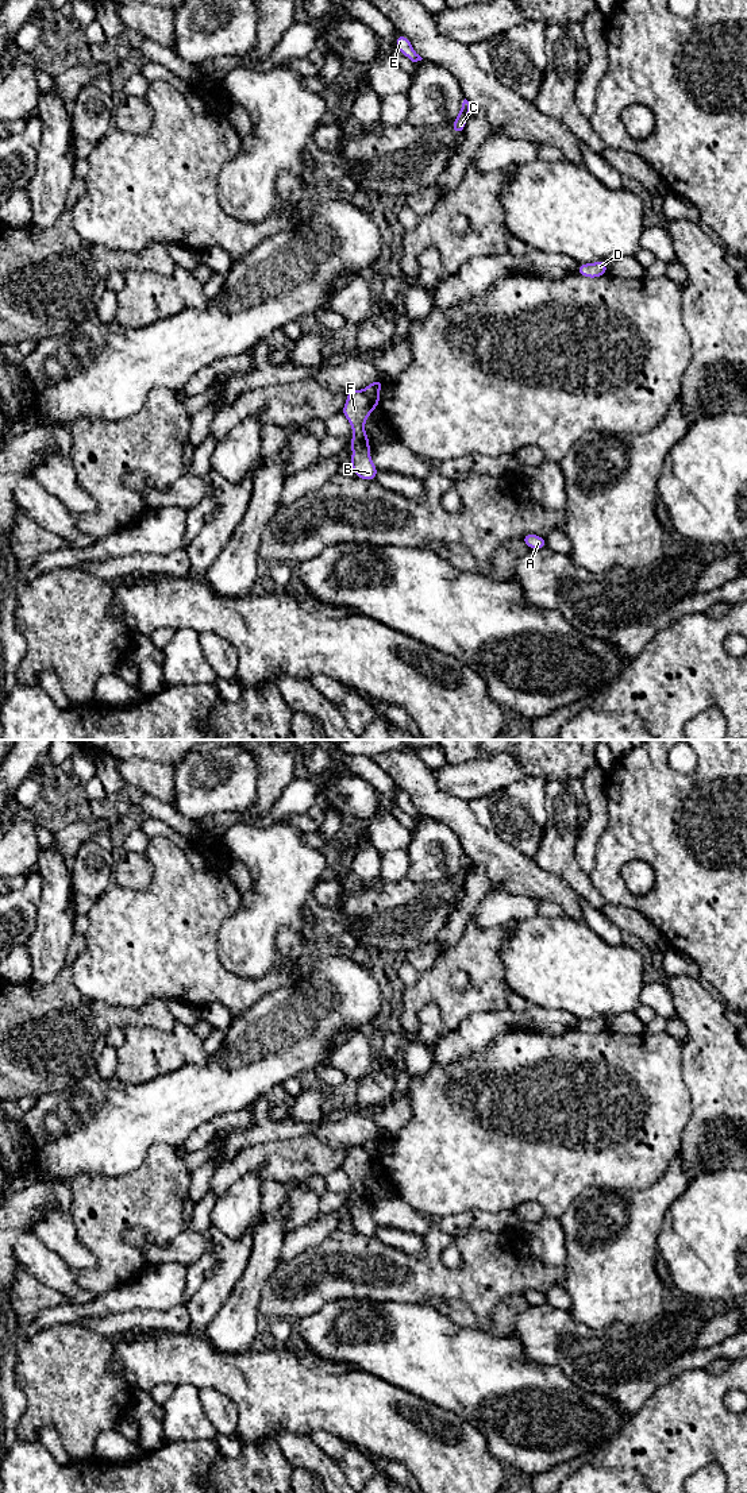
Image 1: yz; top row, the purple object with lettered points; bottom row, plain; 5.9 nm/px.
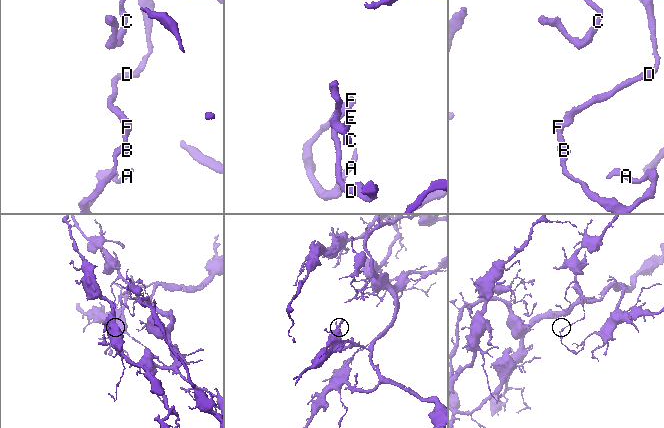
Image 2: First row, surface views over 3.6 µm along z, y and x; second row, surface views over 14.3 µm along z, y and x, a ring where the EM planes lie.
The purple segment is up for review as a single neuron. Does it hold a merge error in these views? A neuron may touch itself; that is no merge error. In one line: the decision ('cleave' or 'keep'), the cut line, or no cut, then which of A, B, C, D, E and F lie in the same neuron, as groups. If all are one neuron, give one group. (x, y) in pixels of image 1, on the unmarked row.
cleave | yz (362, 1146), (373, 1164) | A B F / C D E

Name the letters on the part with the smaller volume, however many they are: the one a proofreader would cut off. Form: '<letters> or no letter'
A, B, F

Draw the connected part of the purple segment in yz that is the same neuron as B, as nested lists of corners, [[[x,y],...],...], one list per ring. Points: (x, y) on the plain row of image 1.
[[[350,1146],[340,1168],[349,1176],[354,1189],[350,1197],[353,1207],[351,1224],[357,1234],[365,1237],[374,1237],[378,1230],[370,1214],[370,1199],[365,1188],[365,1178],[371,1166],[371,1160],[363,1146]]]

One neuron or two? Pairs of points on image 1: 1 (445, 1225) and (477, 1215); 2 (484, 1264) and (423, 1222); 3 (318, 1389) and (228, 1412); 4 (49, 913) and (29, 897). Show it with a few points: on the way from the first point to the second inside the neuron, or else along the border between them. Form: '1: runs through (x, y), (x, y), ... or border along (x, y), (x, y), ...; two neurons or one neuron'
1: runs through (453, 1225), (461, 1225), (469, 1219); one neuron
2: border along (434, 1223), (423, 1237); two neurons
3: border along (214, 1389), (224, 1393), (235, 1404), (241, 1423); two neurons
4: border along (38, 871), (42, 879), (41, 902), (30, 934); two neurons

